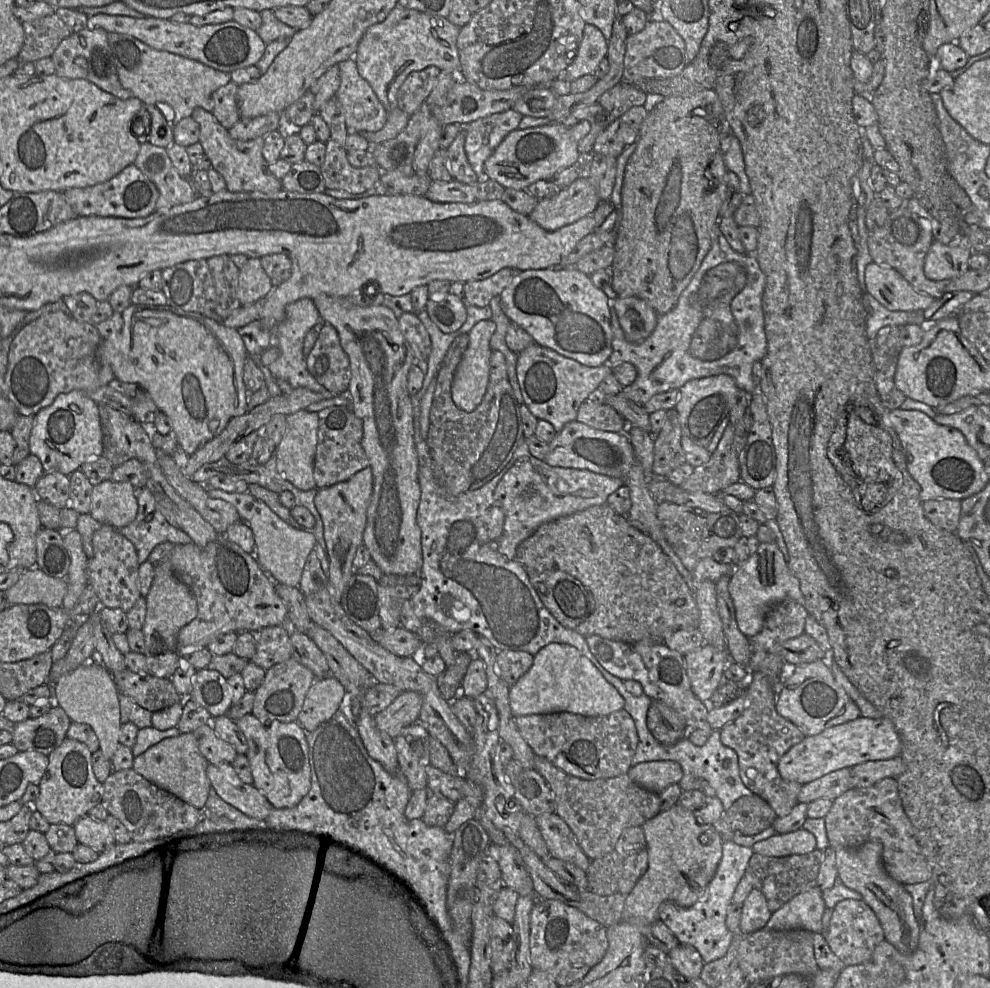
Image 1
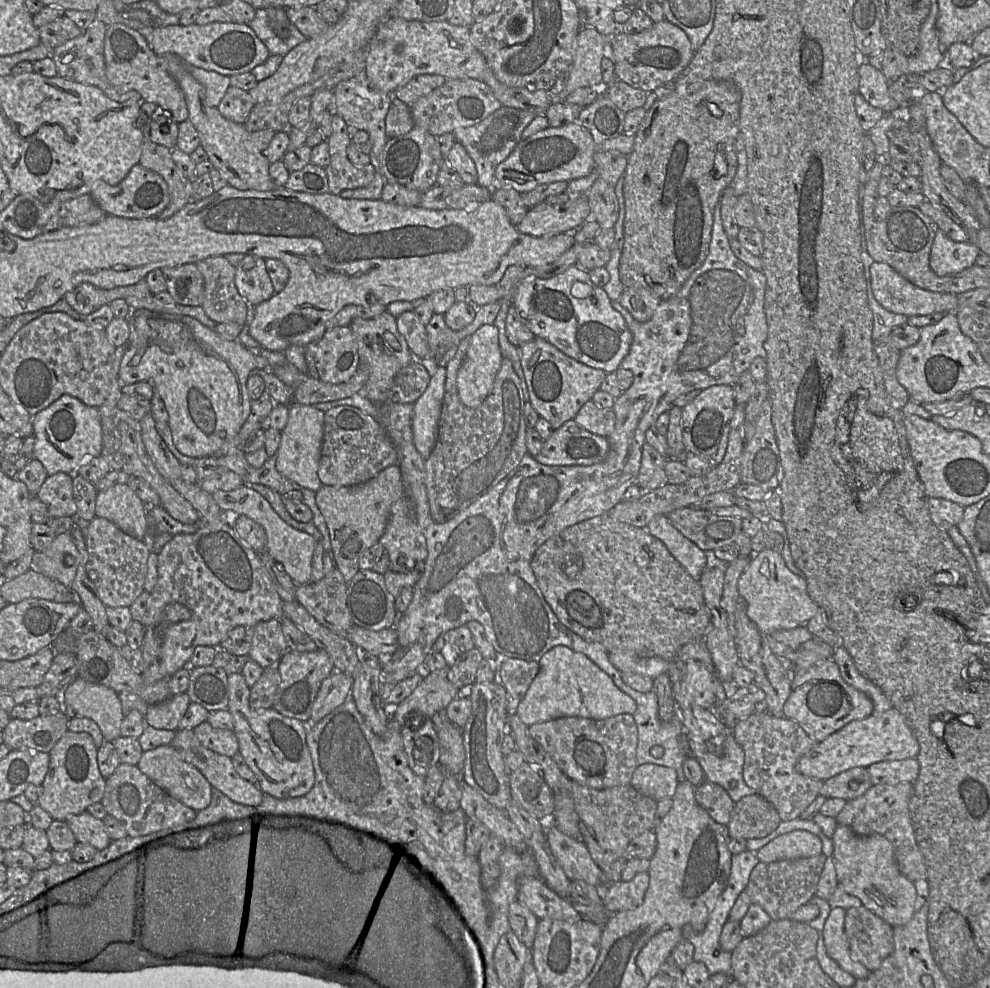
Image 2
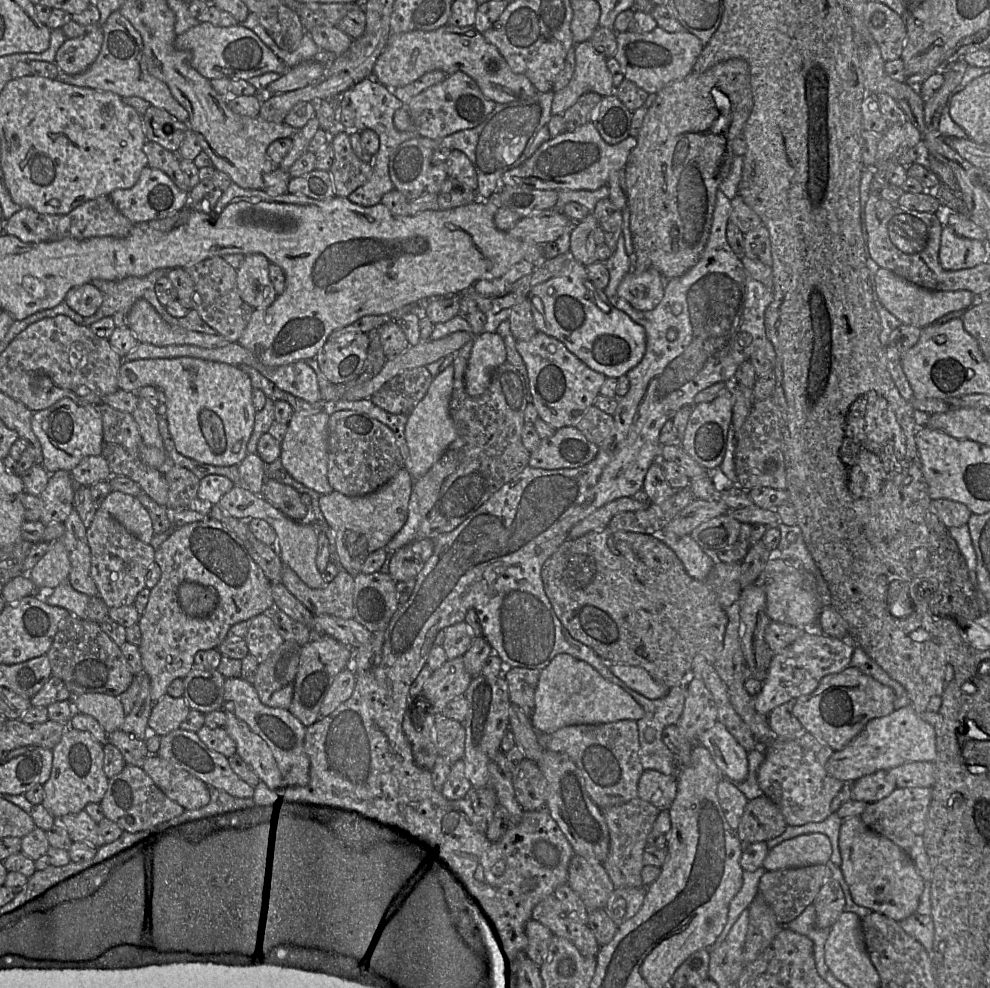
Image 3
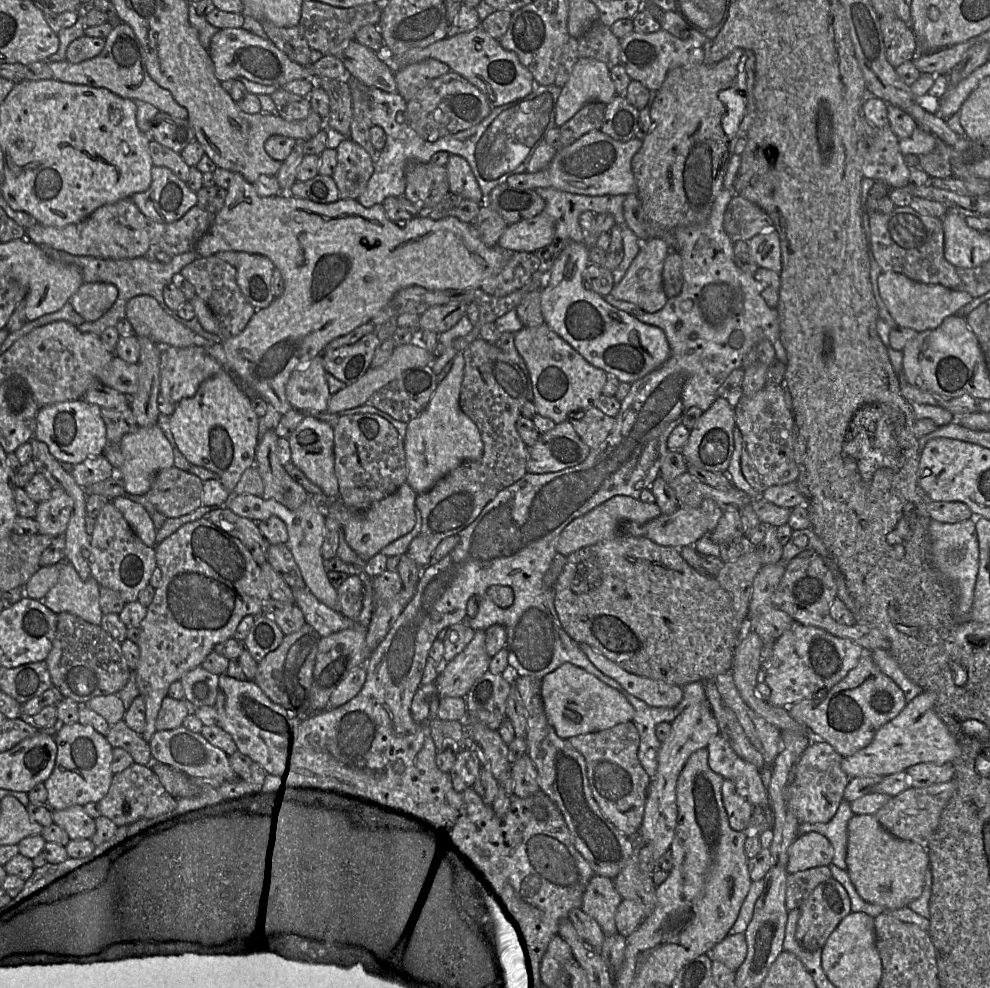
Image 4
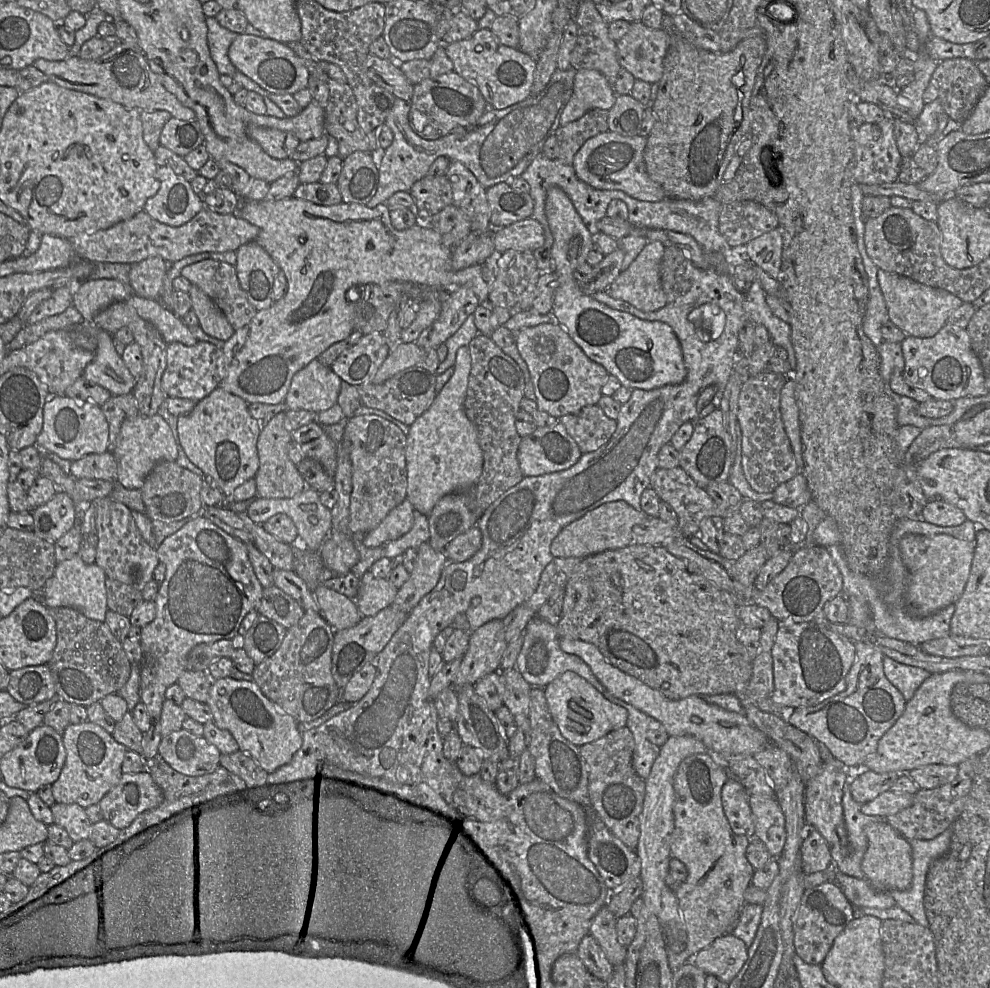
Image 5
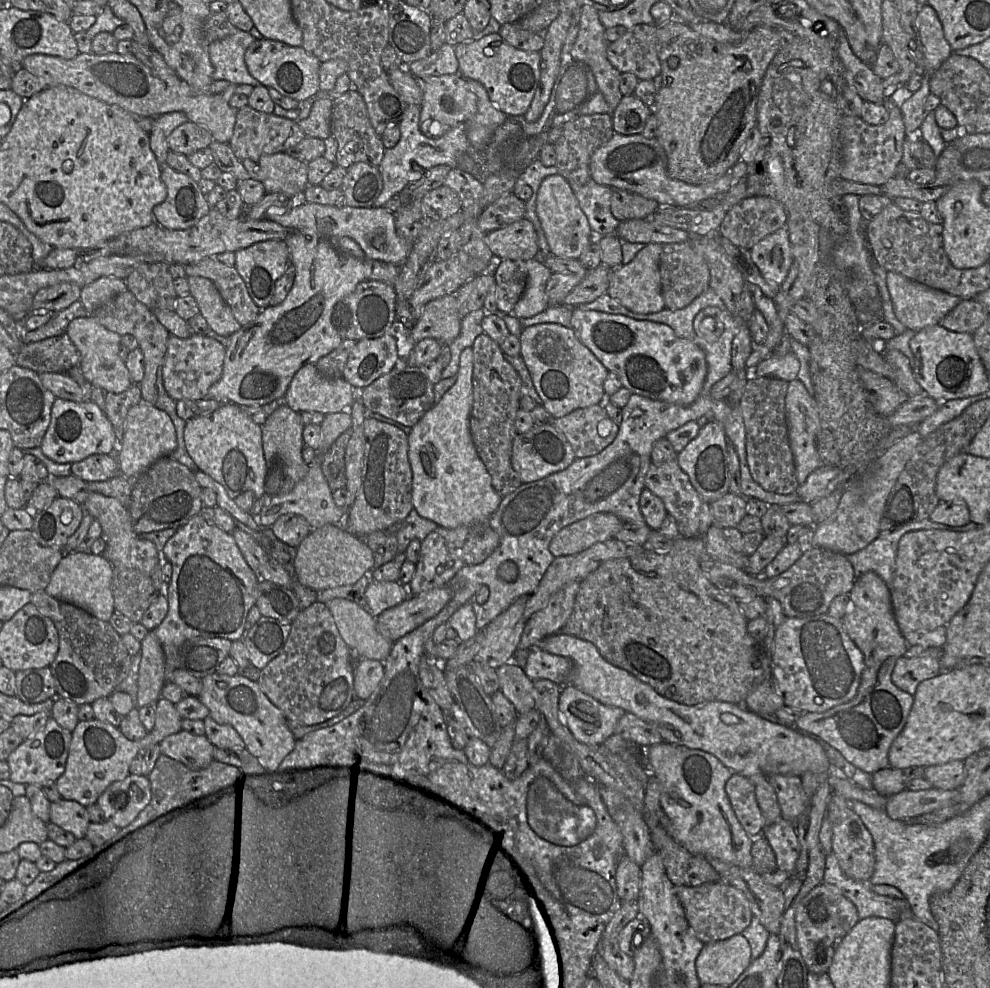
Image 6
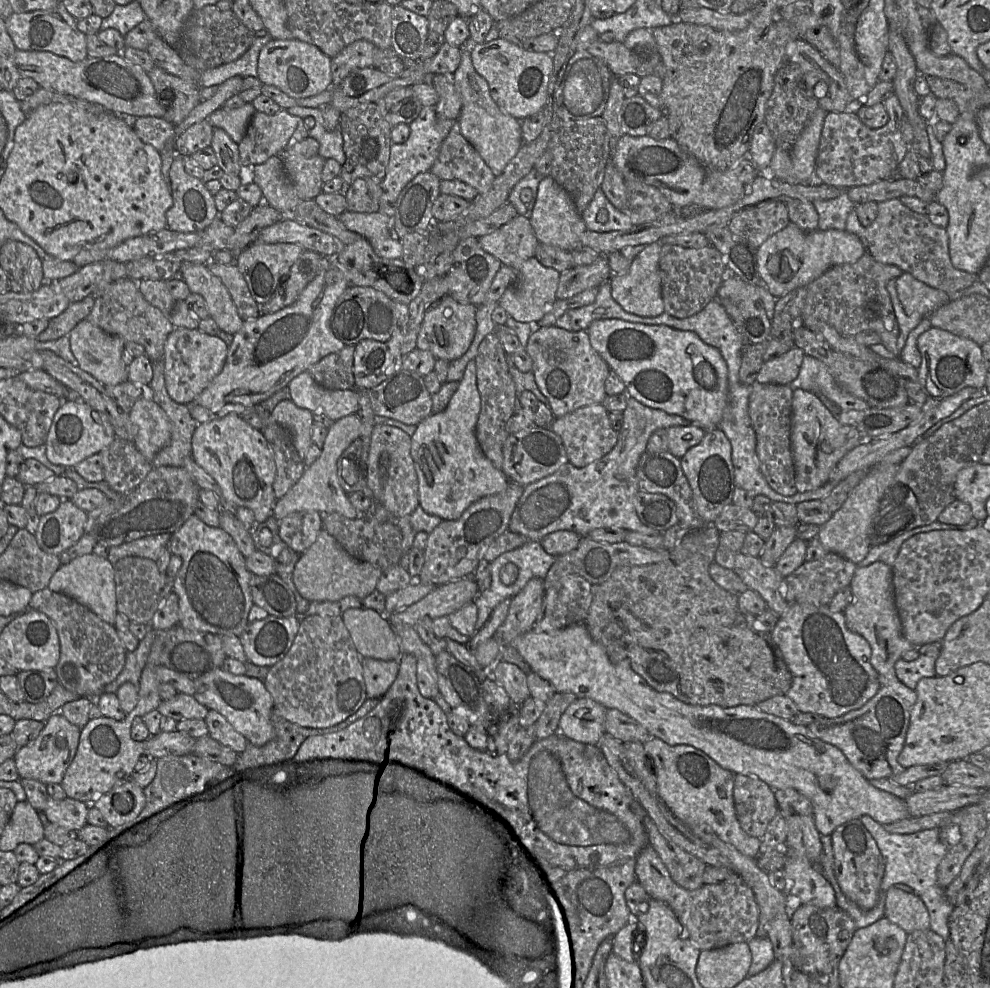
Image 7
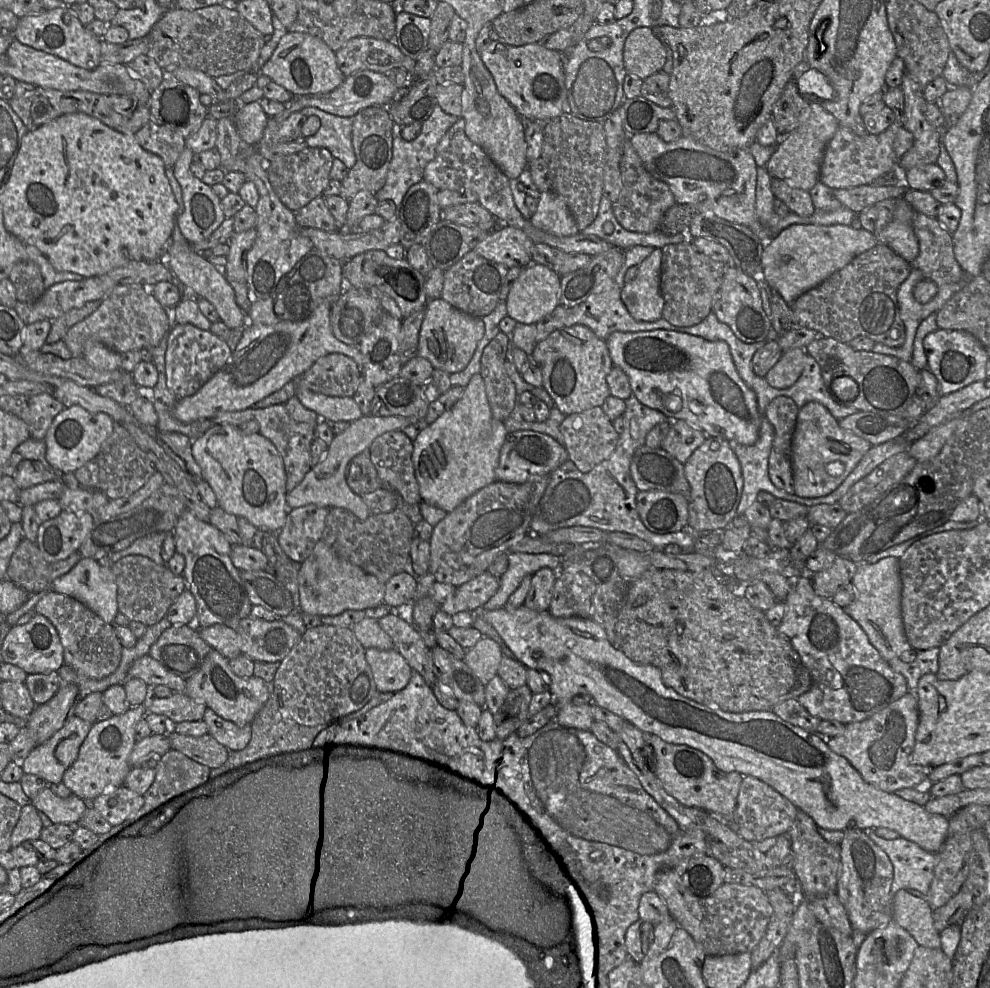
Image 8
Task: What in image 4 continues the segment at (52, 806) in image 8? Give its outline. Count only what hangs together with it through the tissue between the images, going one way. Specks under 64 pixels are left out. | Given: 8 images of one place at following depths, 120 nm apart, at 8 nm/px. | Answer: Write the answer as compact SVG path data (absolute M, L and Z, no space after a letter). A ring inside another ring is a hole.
M81 805L53 810L52 819L54 824L66 831L71 840L91 839L96 832L95 819L89 816Z

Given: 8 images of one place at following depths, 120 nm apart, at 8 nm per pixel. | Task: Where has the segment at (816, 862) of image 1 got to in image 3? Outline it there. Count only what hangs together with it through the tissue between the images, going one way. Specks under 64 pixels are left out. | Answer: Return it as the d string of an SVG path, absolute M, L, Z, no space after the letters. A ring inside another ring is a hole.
M824 864L766 871L760 878L758 895L761 895L773 910L777 921L782 925L786 925L797 918L808 905L813 903L821 886L831 877L832 871Z

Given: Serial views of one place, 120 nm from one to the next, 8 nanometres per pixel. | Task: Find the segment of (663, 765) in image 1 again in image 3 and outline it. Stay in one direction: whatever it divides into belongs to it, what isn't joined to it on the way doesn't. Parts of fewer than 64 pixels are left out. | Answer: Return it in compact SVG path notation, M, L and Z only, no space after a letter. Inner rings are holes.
M644 770L638 782L638 797L659 810L668 810L676 792L676 776L656 770Z

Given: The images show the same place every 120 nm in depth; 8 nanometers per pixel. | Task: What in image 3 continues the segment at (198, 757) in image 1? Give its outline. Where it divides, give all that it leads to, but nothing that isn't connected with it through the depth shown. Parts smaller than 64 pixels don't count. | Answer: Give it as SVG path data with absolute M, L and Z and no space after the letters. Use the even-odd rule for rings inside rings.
M149 755L142 768L168 798L185 810L209 803L209 787L202 780L159 755Z

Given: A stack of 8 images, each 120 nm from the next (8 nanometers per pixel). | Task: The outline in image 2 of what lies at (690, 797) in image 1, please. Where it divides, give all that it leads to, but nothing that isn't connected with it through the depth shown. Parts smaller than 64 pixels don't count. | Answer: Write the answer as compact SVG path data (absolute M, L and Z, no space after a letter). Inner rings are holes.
M705 781L696 787L694 795L697 803L715 822L722 825L729 823L735 803L723 787Z

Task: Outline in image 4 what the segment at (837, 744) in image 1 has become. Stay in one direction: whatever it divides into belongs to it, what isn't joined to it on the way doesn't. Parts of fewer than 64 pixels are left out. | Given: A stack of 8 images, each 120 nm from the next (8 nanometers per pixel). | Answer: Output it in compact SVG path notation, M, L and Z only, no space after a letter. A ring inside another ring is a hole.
M924 690L908 702L895 718L878 729L868 746L842 759L842 770L850 778L884 777L905 772L910 766L919 763L953 764L961 756L962 748L938 717L935 711L936 699L935 692Z

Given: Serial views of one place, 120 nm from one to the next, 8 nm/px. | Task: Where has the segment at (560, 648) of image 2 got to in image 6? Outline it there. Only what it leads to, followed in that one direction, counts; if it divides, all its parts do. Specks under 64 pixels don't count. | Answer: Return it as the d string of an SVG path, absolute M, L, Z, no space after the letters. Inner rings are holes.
M572 685L561 688L558 708L574 738L589 746L599 746L614 734L619 719L626 713L607 706Z

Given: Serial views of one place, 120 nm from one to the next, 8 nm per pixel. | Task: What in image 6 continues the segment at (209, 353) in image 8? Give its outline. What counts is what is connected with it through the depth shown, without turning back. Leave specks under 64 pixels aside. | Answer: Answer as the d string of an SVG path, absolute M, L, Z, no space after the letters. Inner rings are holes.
M192 333L188 338L170 335L163 366L163 386L167 394L179 400L200 400L220 380L226 356L226 347L206 335Z

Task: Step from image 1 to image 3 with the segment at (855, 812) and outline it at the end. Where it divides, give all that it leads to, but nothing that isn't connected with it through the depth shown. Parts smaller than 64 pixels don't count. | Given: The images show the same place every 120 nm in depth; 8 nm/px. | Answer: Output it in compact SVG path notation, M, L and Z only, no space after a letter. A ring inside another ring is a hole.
M897 787L886 798L868 803L863 813L859 816L870 830L886 837L900 847L914 863L917 872L924 881L931 881L931 866L923 841L931 799L932 790L929 787Z

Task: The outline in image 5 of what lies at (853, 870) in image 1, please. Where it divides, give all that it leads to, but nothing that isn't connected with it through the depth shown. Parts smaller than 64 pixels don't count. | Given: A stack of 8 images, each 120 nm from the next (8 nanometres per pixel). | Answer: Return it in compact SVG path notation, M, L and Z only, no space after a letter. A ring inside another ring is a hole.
M885 820L871 822L864 828L868 847L863 856L861 869L864 878L877 890L892 892L910 888L913 879L912 849L906 838L895 831Z

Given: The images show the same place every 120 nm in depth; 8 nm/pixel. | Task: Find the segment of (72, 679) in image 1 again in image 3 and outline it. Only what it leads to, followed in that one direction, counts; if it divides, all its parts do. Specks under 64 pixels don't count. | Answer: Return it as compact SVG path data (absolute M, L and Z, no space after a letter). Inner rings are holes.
M85 693L69 698L75 712L94 717L107 733L121 729L125 720L123 704L118 696L103 693Z

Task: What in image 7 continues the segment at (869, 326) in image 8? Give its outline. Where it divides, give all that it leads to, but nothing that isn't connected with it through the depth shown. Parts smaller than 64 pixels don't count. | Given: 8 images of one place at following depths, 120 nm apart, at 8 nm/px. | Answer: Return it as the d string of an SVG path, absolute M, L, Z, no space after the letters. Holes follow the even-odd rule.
M868 252L855 263L833 266L806 286L806 297L798 322L801 323L806 317L814 317L847 336L873 330L880 336L881 343L900 358L897 349L899 326L887 283L903 272L897 266L876 261Z

